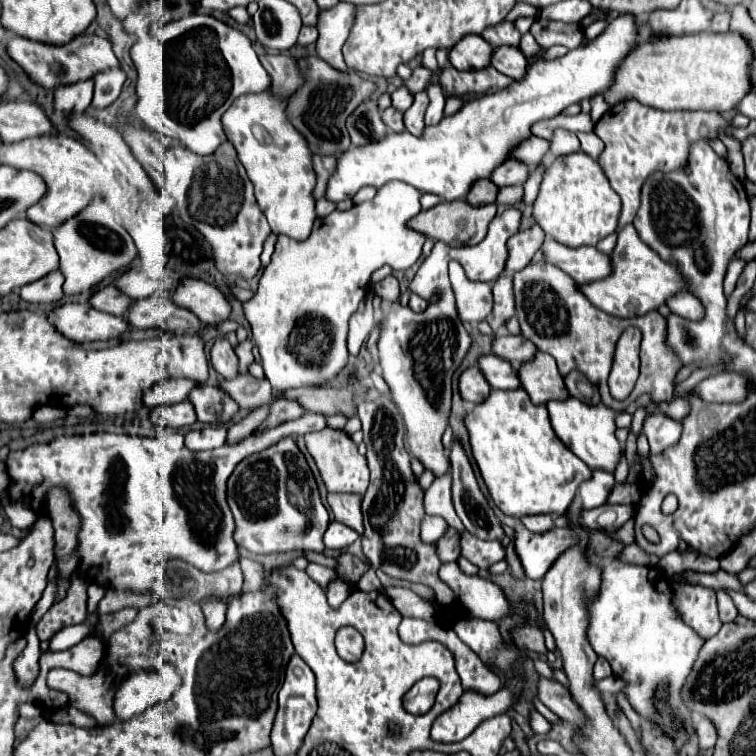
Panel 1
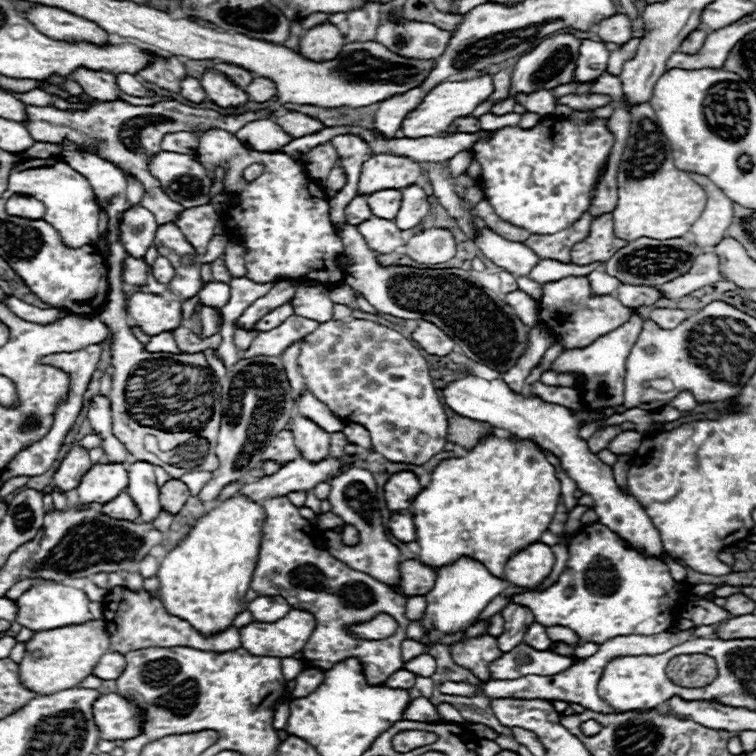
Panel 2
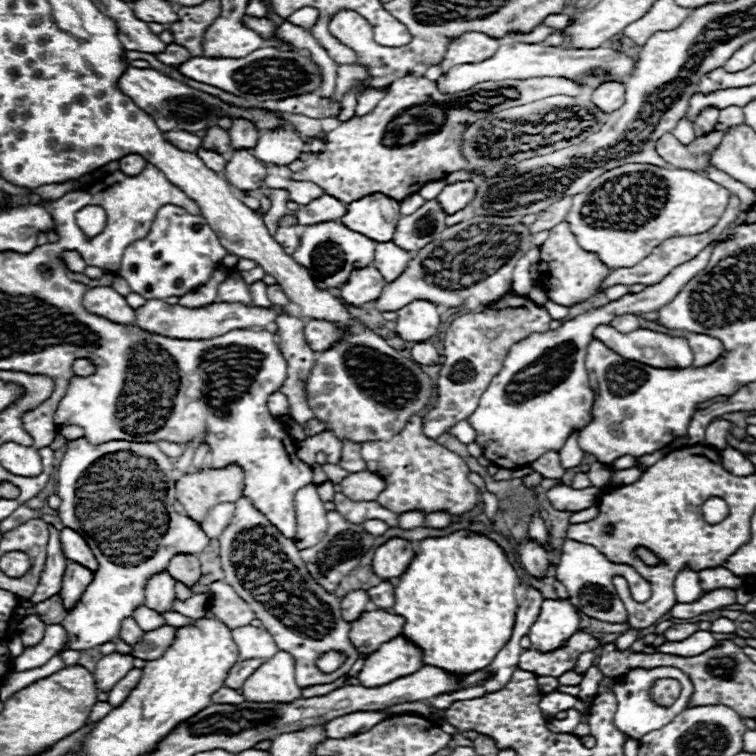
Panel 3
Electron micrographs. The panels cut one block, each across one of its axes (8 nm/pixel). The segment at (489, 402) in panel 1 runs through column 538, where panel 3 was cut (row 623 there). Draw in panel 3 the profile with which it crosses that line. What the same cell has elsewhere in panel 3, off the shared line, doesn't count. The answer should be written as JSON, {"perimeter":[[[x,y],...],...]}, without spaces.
{"perimeter":[[[456,530],[440,538],[424,538],[418,544],[414,560],[396,582],[396,604],[392,610],[394,614],[402,614],[406,618],[402,634],[422,646],[424,664],[438,666],[454,674],[468,674],[486,668],[498,650],[502,650],[502,646],[510,640],[518,606],[516,580],[516,568],[496,540],[478,532]]]}

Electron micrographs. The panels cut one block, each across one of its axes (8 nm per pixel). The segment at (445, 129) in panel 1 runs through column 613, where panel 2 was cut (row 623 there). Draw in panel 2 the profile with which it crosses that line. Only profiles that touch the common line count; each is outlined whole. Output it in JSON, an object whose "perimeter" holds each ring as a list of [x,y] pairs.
{"perimeter":[[[42,582],[42,584],[34,584],[28,592],[24,592],[18,598],[18,624],[26,626],[34,632],[40,630],[54,630],[54,628],[62,628],[62,626],[72,626],[72,624],[84,624],[88,620],[92,620],[92,614],[88,610],[88,596],[72,586],[64,586],[64,584],[56,584],[56,582]]]}

